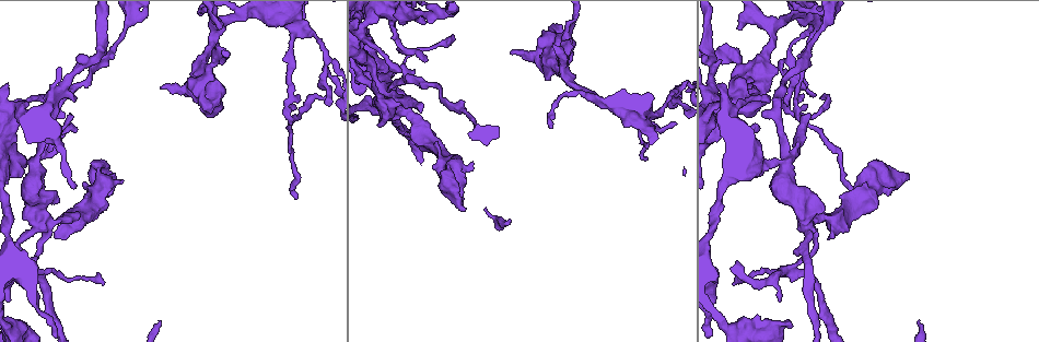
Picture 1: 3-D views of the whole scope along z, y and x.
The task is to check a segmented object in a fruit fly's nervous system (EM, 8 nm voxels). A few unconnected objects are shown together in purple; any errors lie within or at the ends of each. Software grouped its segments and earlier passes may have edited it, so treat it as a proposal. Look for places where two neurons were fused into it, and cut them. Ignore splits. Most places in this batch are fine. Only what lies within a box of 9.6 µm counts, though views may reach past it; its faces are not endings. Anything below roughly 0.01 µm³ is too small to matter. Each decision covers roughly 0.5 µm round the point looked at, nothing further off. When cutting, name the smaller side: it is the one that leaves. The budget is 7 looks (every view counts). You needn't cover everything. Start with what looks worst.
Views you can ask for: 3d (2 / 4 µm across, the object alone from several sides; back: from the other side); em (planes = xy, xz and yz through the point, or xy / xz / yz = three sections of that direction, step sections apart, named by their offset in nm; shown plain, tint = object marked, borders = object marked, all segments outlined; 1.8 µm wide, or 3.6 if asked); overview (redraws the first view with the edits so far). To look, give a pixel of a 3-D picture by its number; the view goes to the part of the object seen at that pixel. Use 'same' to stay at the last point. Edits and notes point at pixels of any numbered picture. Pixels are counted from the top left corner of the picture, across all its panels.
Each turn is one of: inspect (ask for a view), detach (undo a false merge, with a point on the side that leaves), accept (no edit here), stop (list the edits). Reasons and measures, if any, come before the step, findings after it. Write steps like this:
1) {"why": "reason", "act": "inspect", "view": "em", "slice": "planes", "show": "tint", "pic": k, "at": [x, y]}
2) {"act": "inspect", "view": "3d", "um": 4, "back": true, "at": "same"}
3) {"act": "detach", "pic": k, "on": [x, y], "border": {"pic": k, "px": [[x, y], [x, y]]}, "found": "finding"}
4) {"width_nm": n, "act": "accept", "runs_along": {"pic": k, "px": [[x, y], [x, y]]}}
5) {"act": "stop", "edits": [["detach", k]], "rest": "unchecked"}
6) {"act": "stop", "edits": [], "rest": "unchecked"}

{"why": "arms run side by side", "act": "inspect", "view": "3d", "um": 2, "pic": 1, "at": [33, 164]}

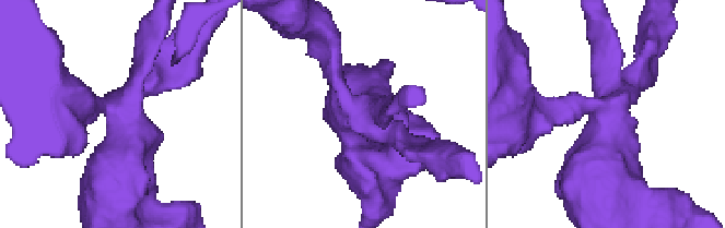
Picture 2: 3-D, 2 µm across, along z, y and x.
{"arms": 4, "why": "need the tissue", "act": "inspect", "view": "em", "slice": "planes", "show": "tint", "pic": 2, "at": [360, 111]}

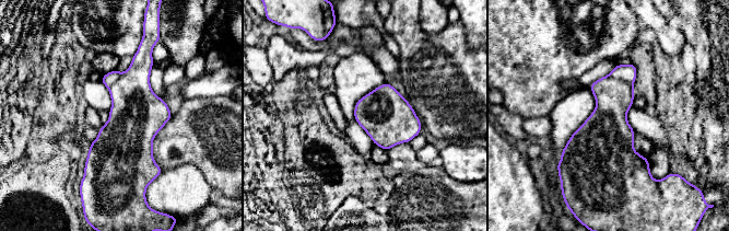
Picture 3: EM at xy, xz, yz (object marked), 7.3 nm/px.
{"act": "detach", "pic": 3, "on": [627, 73], "border": {"pic": 3, "px": [[608, 74], [621, 79], [632, 87]]}, "found": "a second neuron is stuck on"}

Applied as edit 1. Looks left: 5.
{"act": "inspect", "view": "overview"}

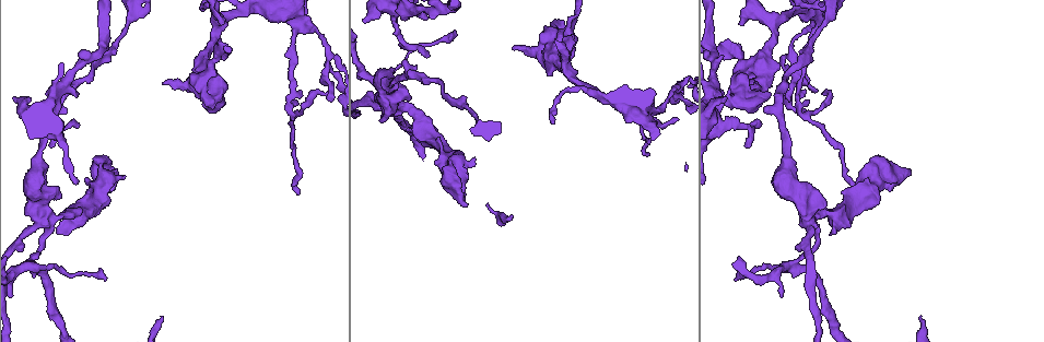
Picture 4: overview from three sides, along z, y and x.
{"why": "sudden change in width", "act": "inspect", "view": "em", "slice": "planes", "show": "tint", "pic": 4, "at": [447, 179]}

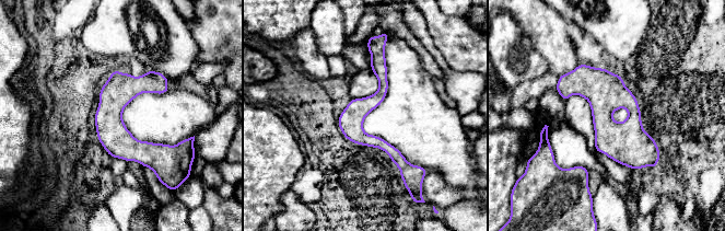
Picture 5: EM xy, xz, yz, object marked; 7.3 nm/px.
{"width_nm": 180, "act": "accept", "runs_along": {"pic": 5, "px": [[561, 78], [579, 82], [653, 163]]}, "found": "all the same neuron"}

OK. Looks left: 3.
{"act": "stop", "edits": [["detach", 3]], "rest": "unchecked"}

